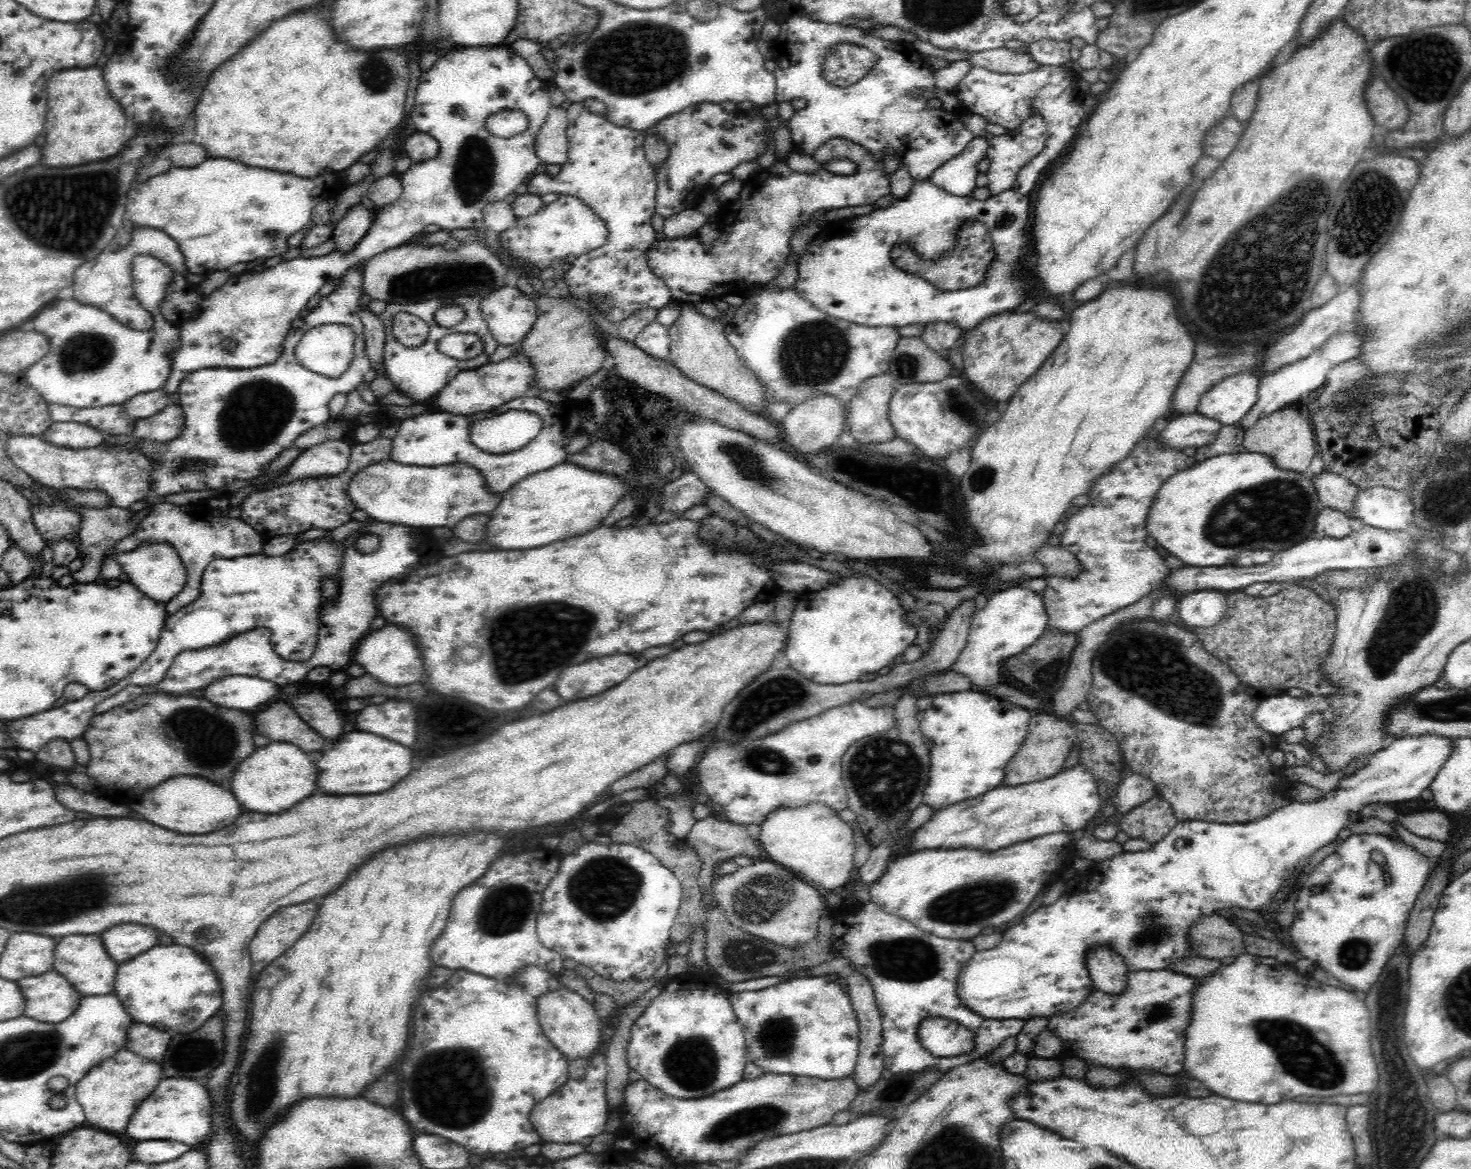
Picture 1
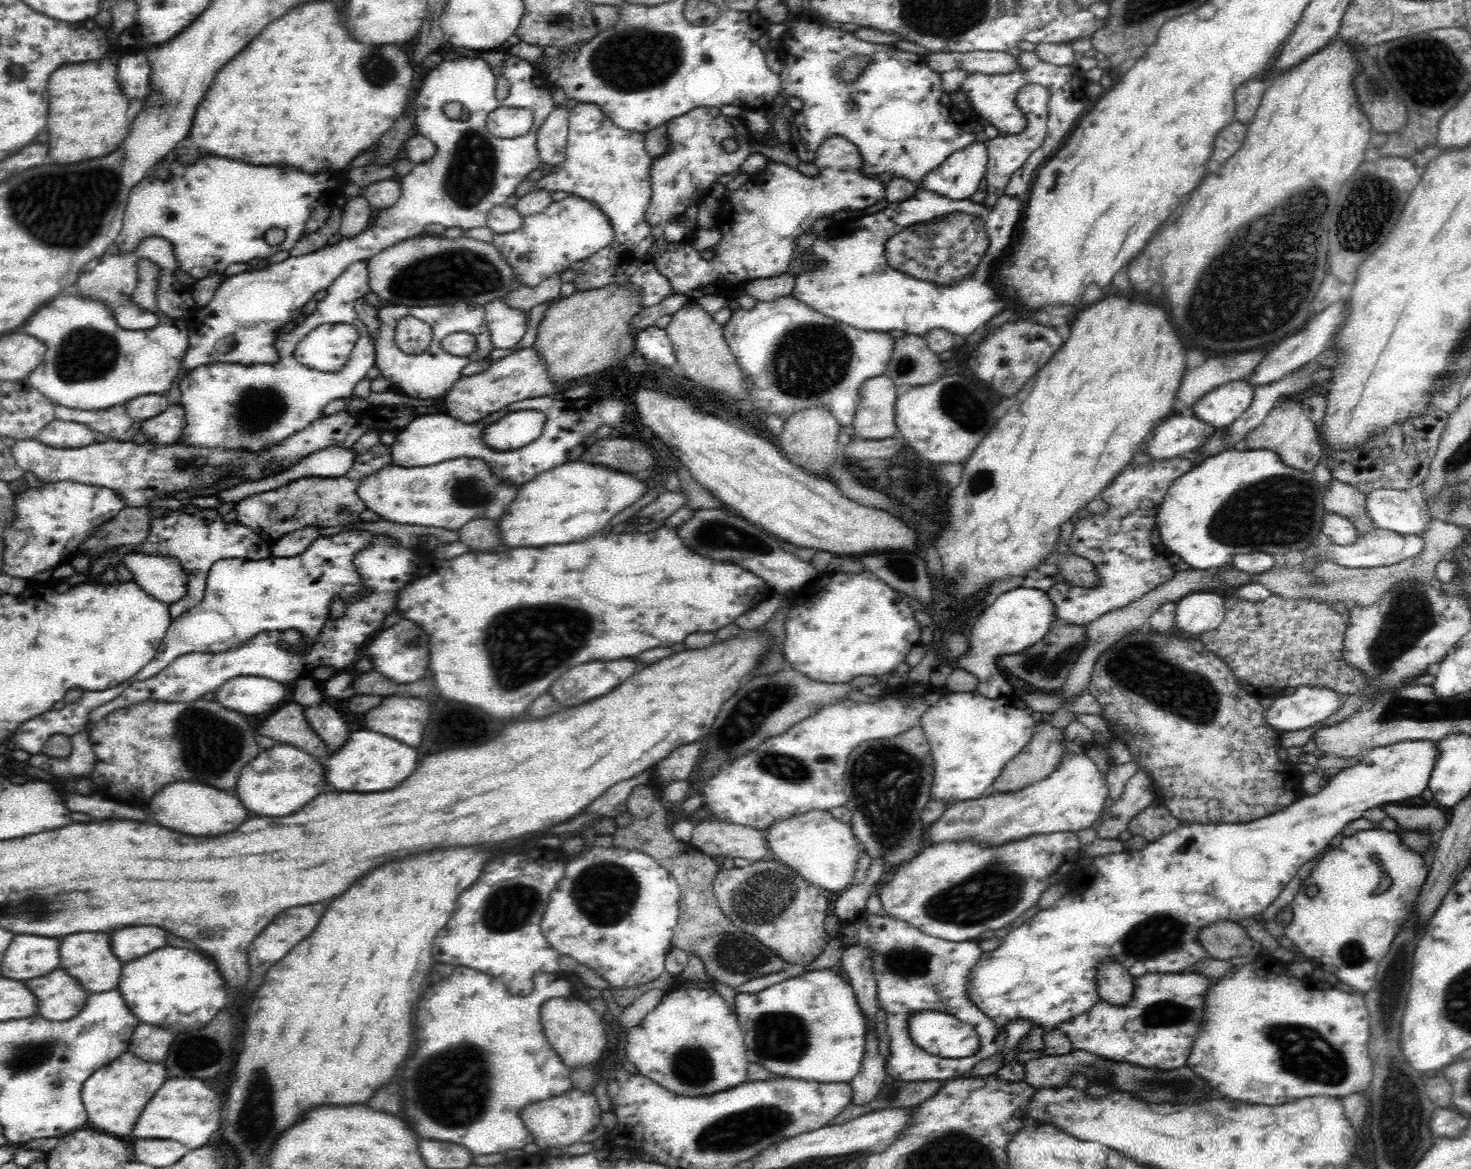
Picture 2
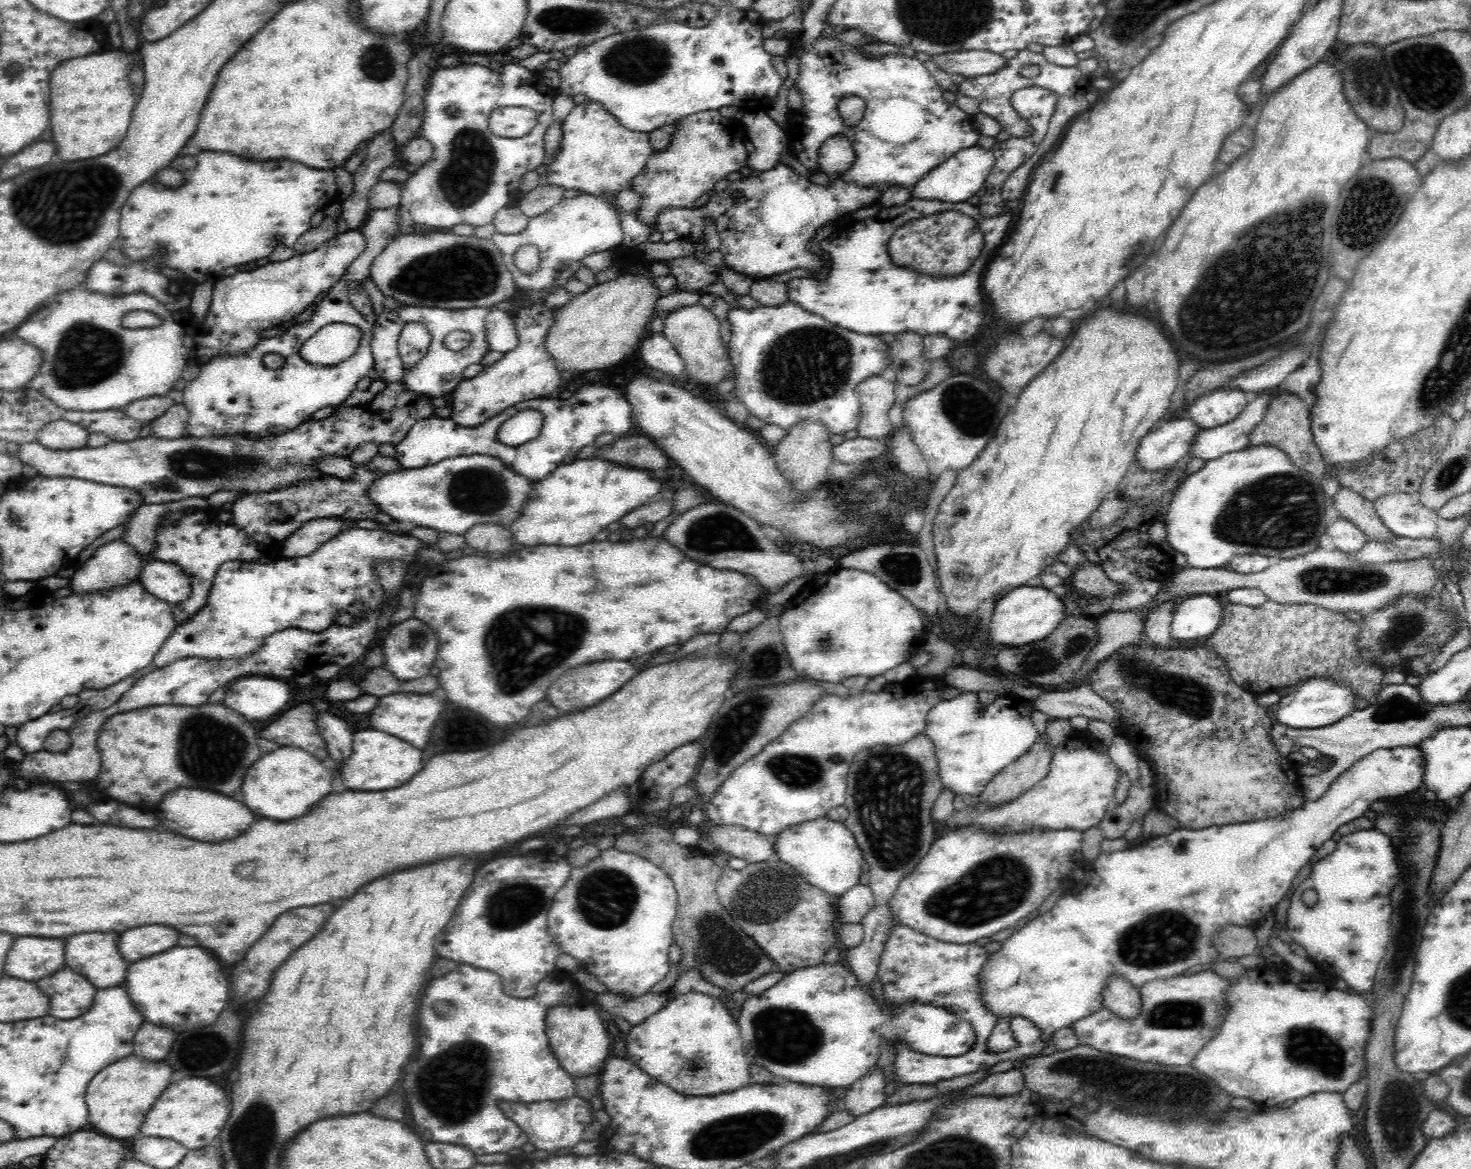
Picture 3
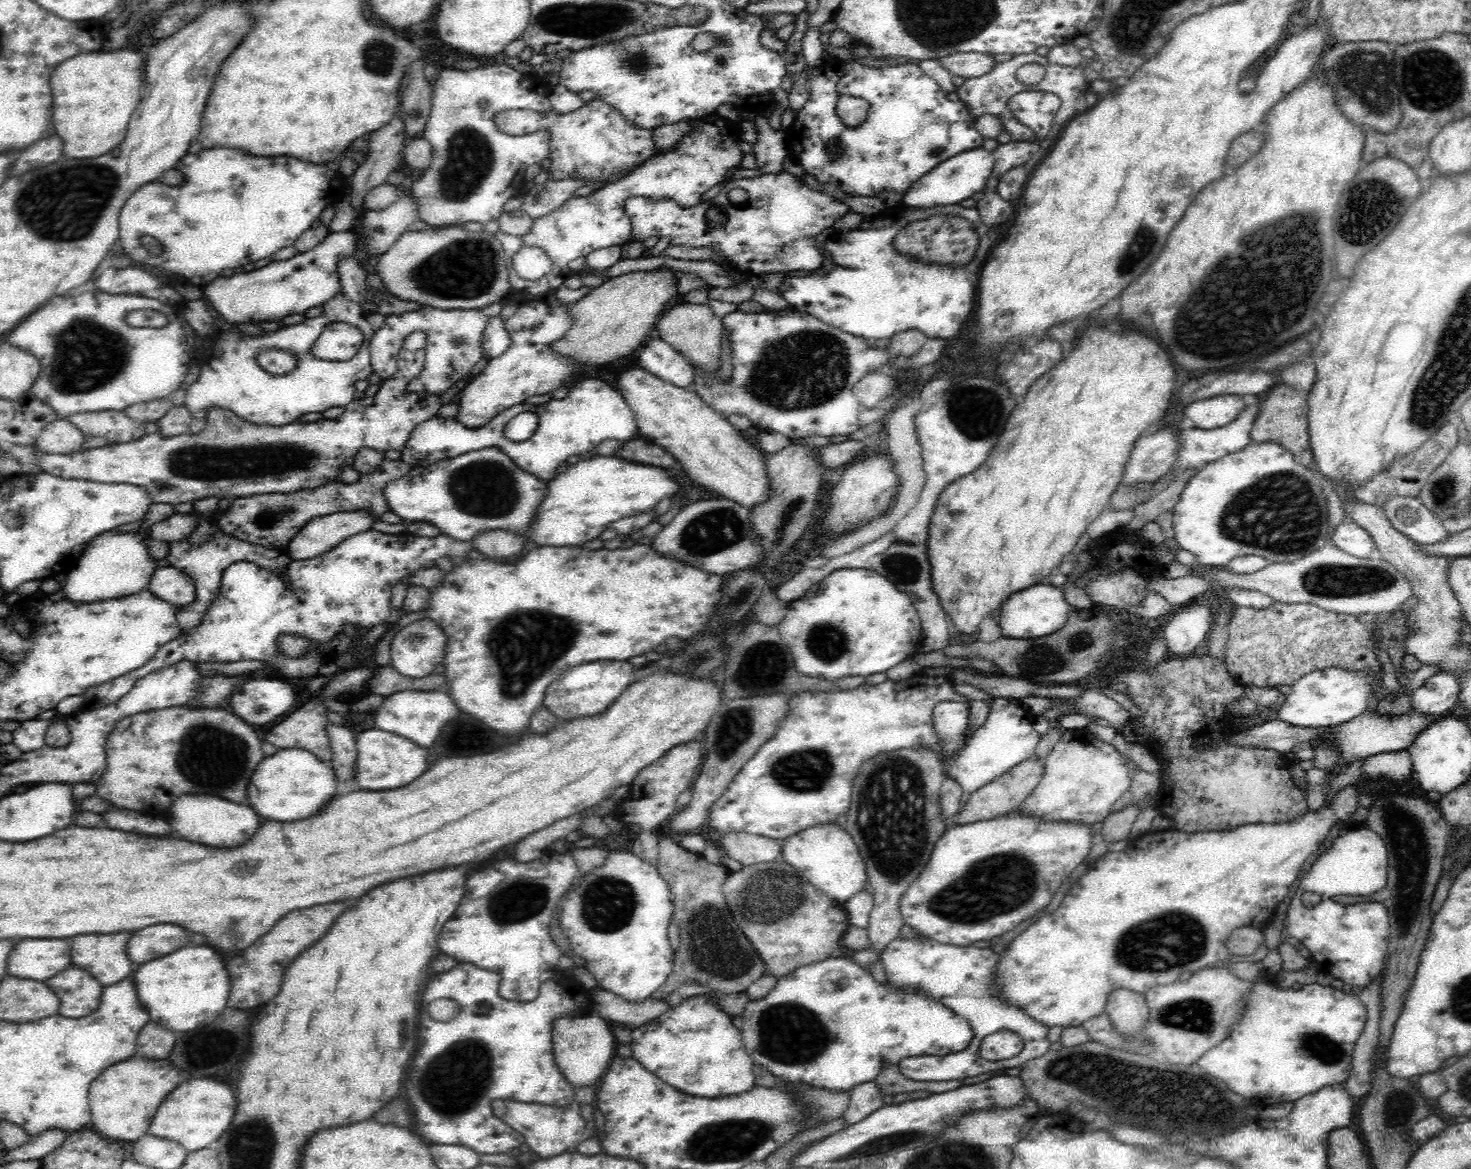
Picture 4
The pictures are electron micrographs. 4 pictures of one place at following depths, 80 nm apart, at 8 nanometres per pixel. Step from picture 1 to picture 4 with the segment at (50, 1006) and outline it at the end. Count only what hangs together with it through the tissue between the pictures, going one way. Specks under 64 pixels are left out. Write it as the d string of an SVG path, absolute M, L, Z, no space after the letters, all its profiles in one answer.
M70 968L48 980L48 986L60 997L59 1014L82 1018L92 1014L104 996L104 986L92 973L82 968Z

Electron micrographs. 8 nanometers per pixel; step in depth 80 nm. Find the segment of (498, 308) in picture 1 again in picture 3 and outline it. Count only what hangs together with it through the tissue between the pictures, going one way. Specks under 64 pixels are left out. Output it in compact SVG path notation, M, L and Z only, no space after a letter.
M489 308L485 320L486 343L488 343L488 352L501 352L502 354L510 352L516 348L518 337L516 329L512 323L512 317L507 311Z

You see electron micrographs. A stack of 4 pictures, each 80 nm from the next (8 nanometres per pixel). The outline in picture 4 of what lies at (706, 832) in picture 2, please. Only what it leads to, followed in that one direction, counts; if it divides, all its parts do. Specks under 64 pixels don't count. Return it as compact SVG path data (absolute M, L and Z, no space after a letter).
M730 833L722 835L717 845L726 848L728 858L736 860L742 867L772 862L782 857L781 843L765 836Z

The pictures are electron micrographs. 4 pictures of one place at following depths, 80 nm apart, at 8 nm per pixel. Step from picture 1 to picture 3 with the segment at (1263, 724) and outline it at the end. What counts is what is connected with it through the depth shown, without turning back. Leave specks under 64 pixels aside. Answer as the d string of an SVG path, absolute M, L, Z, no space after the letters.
M1310 676L1306 680L1300 680L1300 683L1294 684L1292 691L1279 700L1279 709L1275 713L1275 719L1292 729L1332 726L1358 710L1356 702L1358 698L1360 698L1359 694L1352 692L1351 688L1341 682L1321 676Z

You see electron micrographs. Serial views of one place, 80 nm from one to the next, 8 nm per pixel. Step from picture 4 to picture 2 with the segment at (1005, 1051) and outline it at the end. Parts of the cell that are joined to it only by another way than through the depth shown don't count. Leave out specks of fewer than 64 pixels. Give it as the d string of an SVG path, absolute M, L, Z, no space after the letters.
M1406 741L1392 743L1390 746L1373 748L1355 765L1341 769L1339 773L1330 778L1326 786L1318 794L1307 797L1302 796L1295 803L1292 802L1290 806L1272 813L1270 816L1238 824L1181 824L1176 830L1157 838L1155 841L1150 841L1138 850L1126 849L1124 852L1114 852L1114 854L1094 857L1092 864L1084 870L1084 878L1082 878L1082 882L1078 882L1078 888L1074 888L1072 894L1063 896L1062 900L1057 900L1056 908L1051 906L1041 910L1022 923L1019 928L1012 930L1002 940L1000 948L993 950L994 952L984 952L982 954L980 962L976 964L971 979L967 984L970 1001L996 1023L998 1033L1006 1029L1016 1019L1029 1020L1034 1025L1041 1027L1044 1033L1047 1033L1058 1029L1063 1022L1068 1022L1071 1018L1088 1012L1100 1000L1098 992L1096 992L1096 970L1098 970L1100 962L1106 960L1106 958L1112 958L1112 960L1120 962L1121 967L1126 968L1133 980L1146 975L1189 972L1190 968L1195 967L1196 964L1212 960L1210 953L1206 952L1202 948L1202 943L1198 942L1198 932L1204 926L1210 926L1221 920L1228 920L1239 924L1241 920L1252 919L1255 916L1261 915L1280 896L1280 892L1298 874L1298 870L1305 862L1316 859L1326 852L1332 838L1338 832L1341 832L1344 826L1348 826L1356 818L1362 818L1364 812L1369 808L1380 806L1380 804L1388 804L1388 802L1400 802L1400 800L1406 800L1406 798L1412 798L1412 796L1421 794L1422 790L1427 786L1434 760L1436 760L1436 747L1434 747L1434 742L1432 741Z

